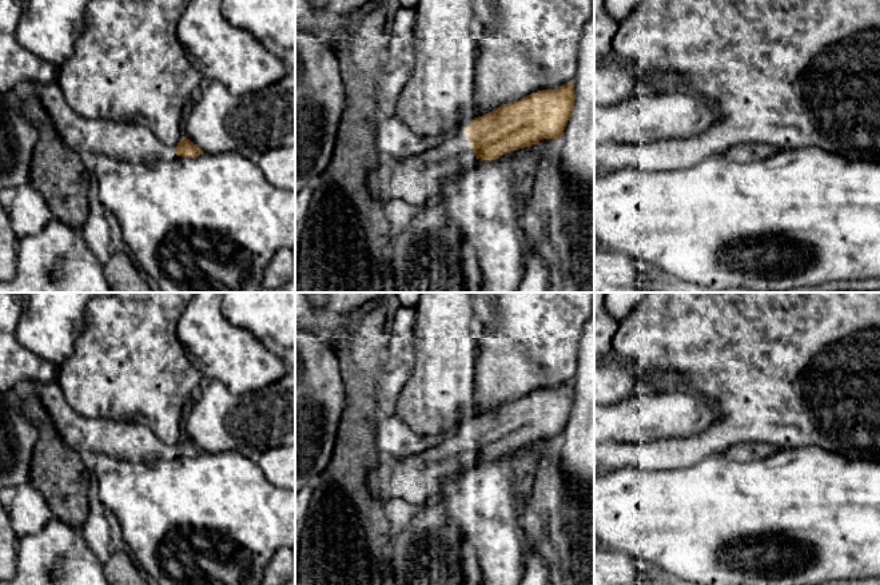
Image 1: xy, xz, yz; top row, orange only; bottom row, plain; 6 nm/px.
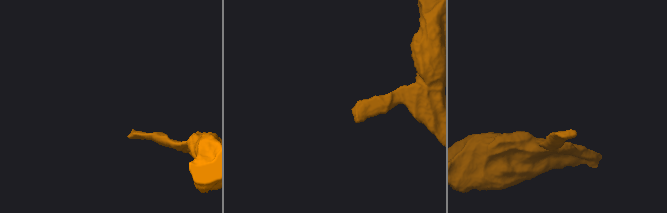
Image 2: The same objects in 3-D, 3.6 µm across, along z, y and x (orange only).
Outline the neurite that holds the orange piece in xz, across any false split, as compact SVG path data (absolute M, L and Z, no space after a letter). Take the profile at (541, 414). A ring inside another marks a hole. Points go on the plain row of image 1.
M574 385L542 389L474 417L467 435L453 434L435 446L405 458L381 453L367 485L374 498L403 500L423 505L437 496L446 479L470 466L473 457L495 459L503 453L561 437L574 407Z

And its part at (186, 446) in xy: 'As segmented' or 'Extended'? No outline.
Extended

